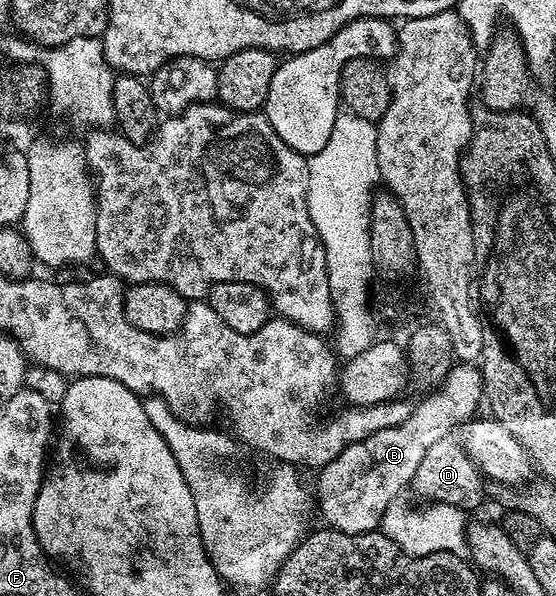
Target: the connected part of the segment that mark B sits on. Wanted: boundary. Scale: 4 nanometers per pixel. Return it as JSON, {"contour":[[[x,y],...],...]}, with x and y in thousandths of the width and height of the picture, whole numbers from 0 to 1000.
{"contour":[[[782,654],[782,671],[773,659],[766,659],[752,676],[745,676],[728,708],[694,721],[678,721],[649,742],[624,748],[572,794],[567,839],[581,876],[613,894],[676,891],[691,862],[712,844],[710,836],[745,810],[750,784],[764,768],[766,757],[831,715],[826,691],[815,691],[808,681],[790,674],[790,656]]]}

